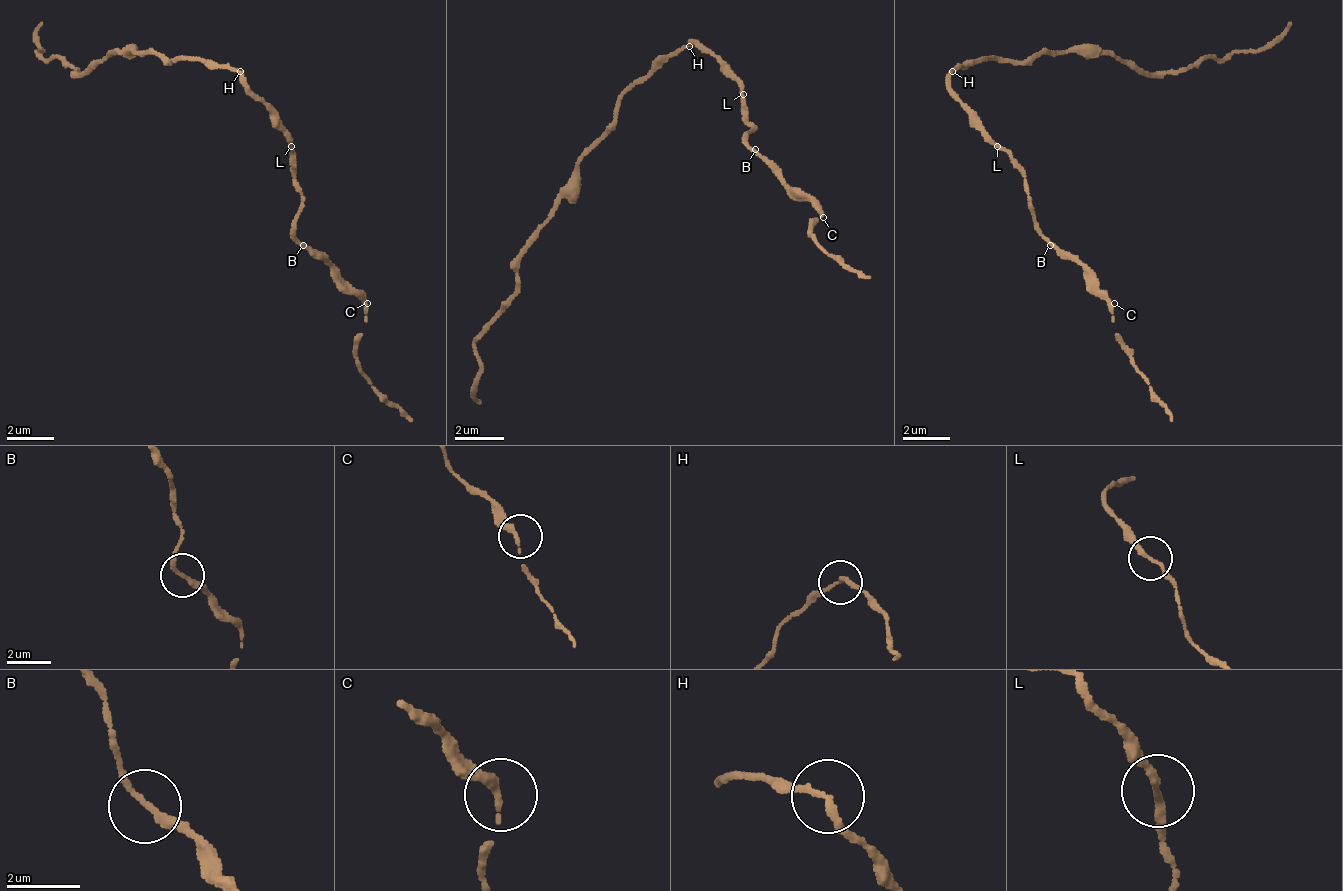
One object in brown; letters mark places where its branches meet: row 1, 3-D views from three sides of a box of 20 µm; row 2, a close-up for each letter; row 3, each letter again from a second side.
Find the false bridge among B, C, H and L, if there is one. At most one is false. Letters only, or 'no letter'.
H

